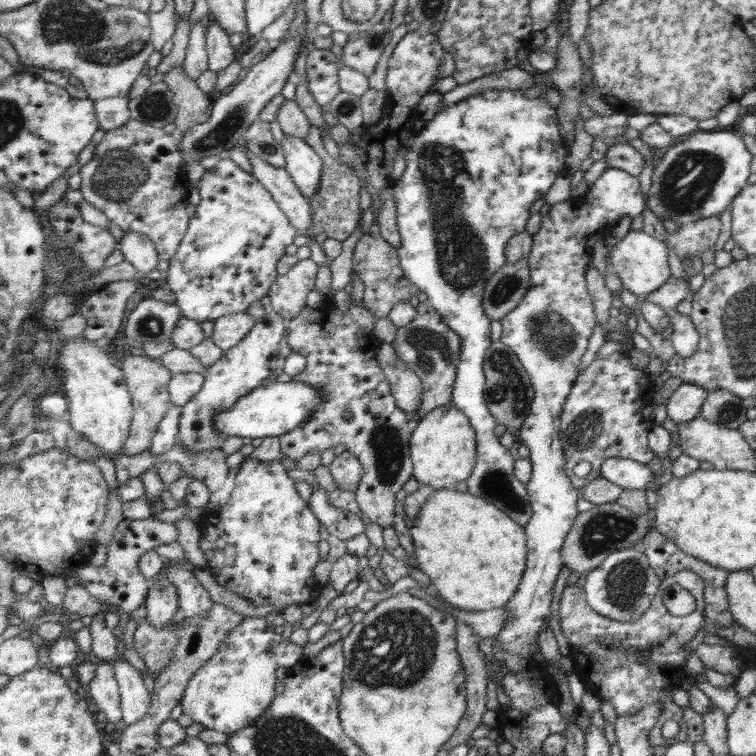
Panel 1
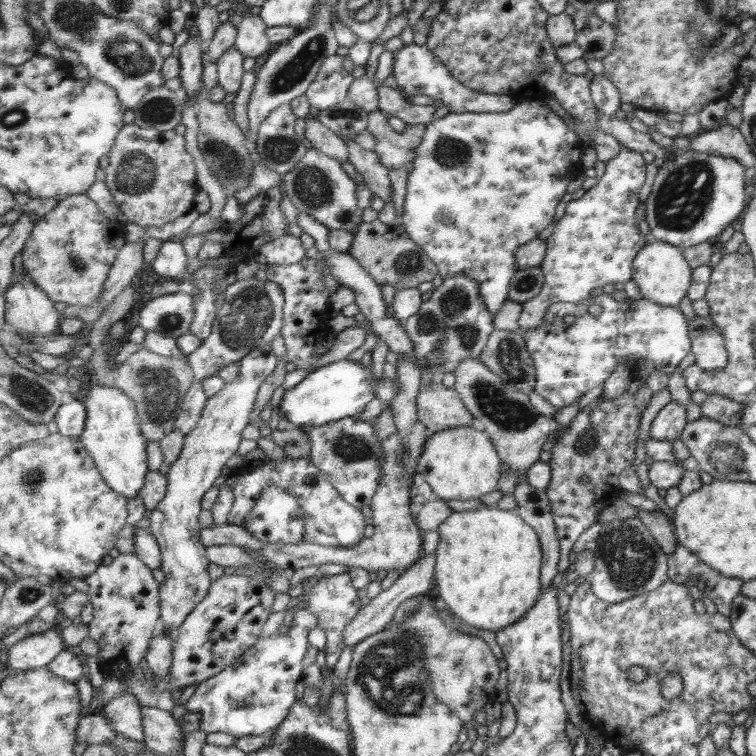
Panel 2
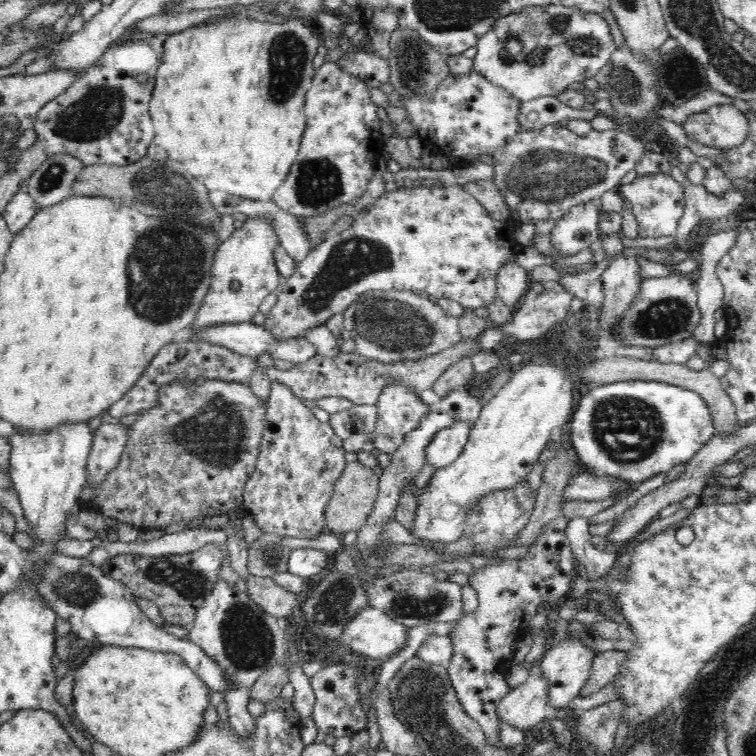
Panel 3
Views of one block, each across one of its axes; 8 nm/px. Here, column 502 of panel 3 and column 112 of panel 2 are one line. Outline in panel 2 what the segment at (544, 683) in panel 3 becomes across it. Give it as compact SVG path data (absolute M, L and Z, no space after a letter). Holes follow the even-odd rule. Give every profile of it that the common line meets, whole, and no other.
M121 694L105 706L105 720L115 726L115 732L145 744L143 732L143 706L135 694Z

